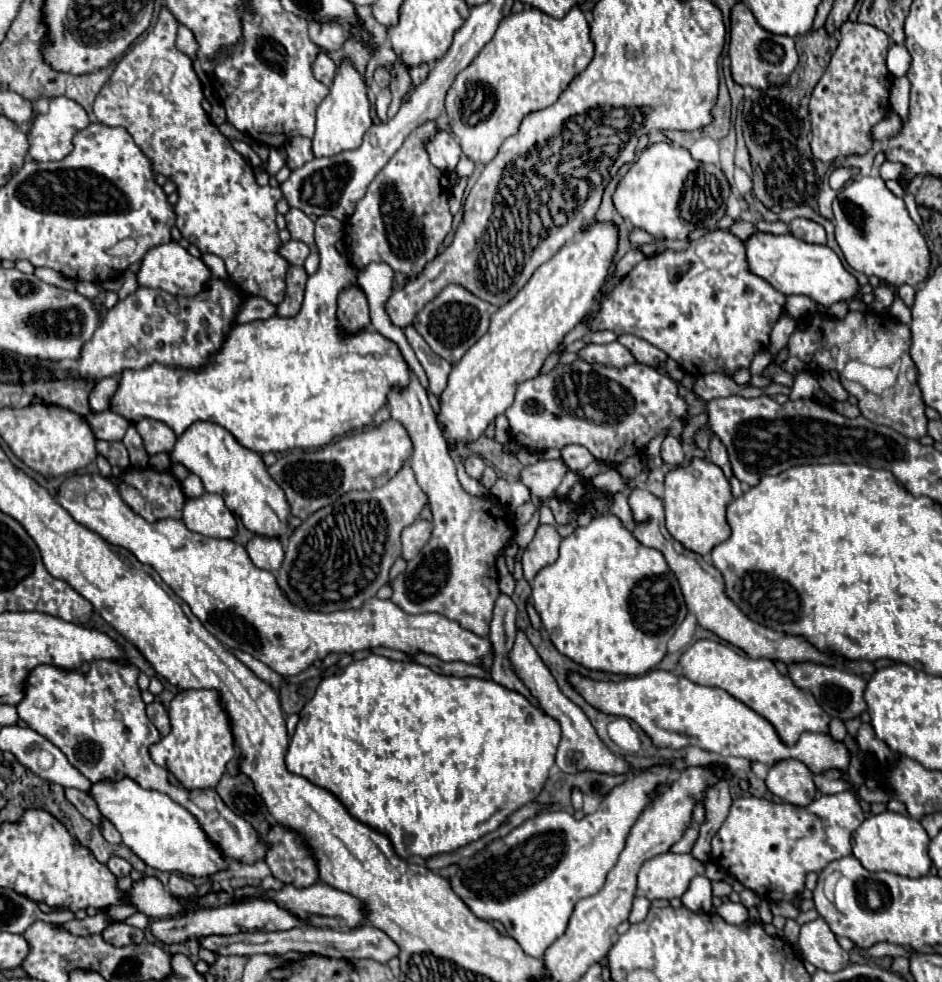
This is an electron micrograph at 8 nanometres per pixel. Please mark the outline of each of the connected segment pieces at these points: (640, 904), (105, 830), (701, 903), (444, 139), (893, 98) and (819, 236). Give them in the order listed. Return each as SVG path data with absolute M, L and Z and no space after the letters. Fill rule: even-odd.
M638 894L638 896L634 898L634 904L632 904L632 910L630 910L628 922L630 922L630 924L638 924L638 922L642 922L642 920L646 918L648 910L650 910L650 900Z
M102 818L100 828L102 828L102 836L104 836L110 844L120 844L120 842L122 842L122 840L120 840L120 834L118 834L118 830L114 828L114 824L112 824L112 822L108 822L108 820L104 820L104 818Z
M696 876L684 892L682 904L692 912L708 912L712 908L712 882L706 876Z
M442 130L428 142L428 154L436 168L450 174L456 170L456 164L462 156L462 148L454 136L450 136L448 132Z
M900 76L892 82L892 88L890 88L890 106L896 114L904 116L908 114L908 94L910 94L910 84L908 84L908 78L906 76Z
M806 218L792 220L792 234L804 242L810 242L810 244L826 244L824 228L812 220L806 220Z

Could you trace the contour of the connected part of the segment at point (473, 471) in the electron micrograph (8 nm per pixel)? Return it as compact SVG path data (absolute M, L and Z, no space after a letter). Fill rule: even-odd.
M476 454L468 456L468 458L464 460L464 466L466 466L466 472L468 472L472 478L476 478L476 480L480 480L480 476L482 476L482 472L484 472L484 468L486 468L484 460L482 460L480 456L476 456Z

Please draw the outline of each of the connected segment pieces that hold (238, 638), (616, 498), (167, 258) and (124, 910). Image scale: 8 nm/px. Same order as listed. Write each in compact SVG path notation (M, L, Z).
M76 474L64 480L58 492L58 502L78 524L100 534L108 544L130 550L142 564L152 566L160 574L160 578L192 608L194 616L200 618L206 630L214 634L224 646L228 646L230 650L242 650L256 656L256 660L264 662L274 672L280 672L280 676L300 674L308 666L312 666L314 660L324 660L332 652L354 654L358 650L378 648L378 646L394 648L404 654L424 652L444 662L466 662L466 664L484 666L486 670L492 668L494 648L490 640L476 636L474 632L462 628L456 620L448 620L442 614L408 614L400 606L396 606L392 600L380 600L380 598L368 598L360 608L336 610L330 614L296 608L296 604L292 604L292 600L288 600L284 592L280 592L280 586L276 584L276 576L252 564L244 546L232 540L208 538L198 532L192 532L184 526L182 520L176 520L176 518L166 518L166 520L150 524L142 516L134 514L122 502L116 486L100 474Z
M618 492L612 496L610 506L608 506L608 514L618 516L620 522L624 524L624 528L628 528L630 532L636 528L636 520L632 520L632 512L628 506L628 494L626 492Z
M168 242L168 244L152 248L144 256L142 266L138 270L138 284L140 286L158 288L158 290L164 290L164 292L168 292L172 296L182 296L182 298L198 296L200 292L204 292L208 288L210 280L212 280L212 272L202 262L202 258L190 256L178 242Z
M129 904L112 906L106 910L108 918L112 921L124 921L135 912L137 912L136 908Z

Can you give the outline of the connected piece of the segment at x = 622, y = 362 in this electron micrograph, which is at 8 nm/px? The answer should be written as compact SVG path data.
M590 342L578 352L578 358L584 362L596 362L602 366L616 366L616 368L622 368L634 362L634 356L620 342L610 342L610 344Z

